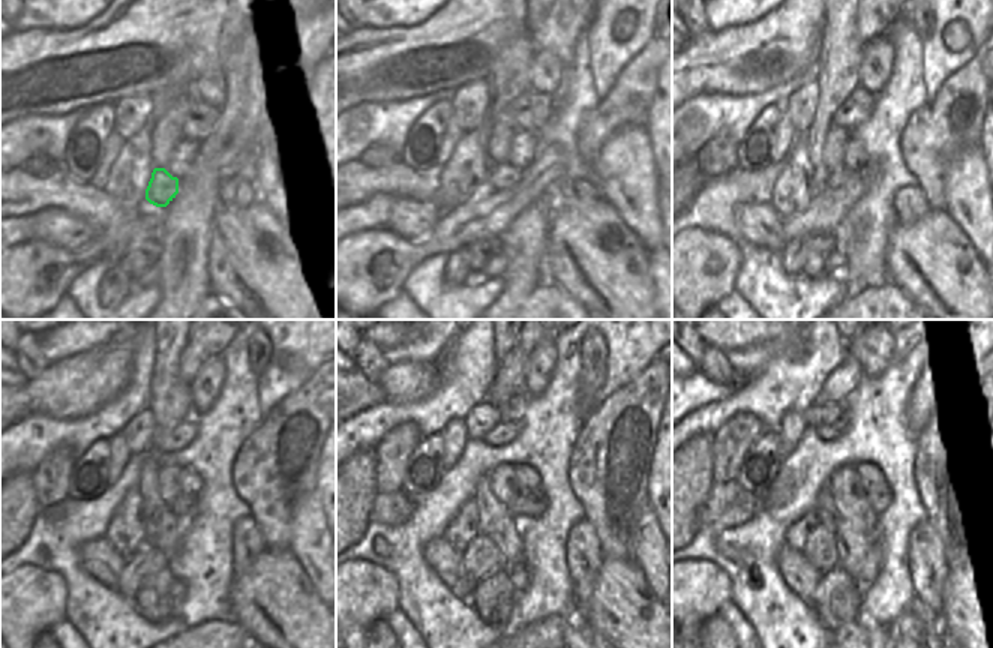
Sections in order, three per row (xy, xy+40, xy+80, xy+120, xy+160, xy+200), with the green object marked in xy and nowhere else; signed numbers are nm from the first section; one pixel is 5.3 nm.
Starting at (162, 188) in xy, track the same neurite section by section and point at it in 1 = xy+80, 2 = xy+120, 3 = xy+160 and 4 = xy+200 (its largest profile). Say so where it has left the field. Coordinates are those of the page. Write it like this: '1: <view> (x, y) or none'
1: xy+80 (851, 174)
2: xy+120 (185, 509)
3: xy+160 (525, 507)
4: xy+200 (879, 498)

